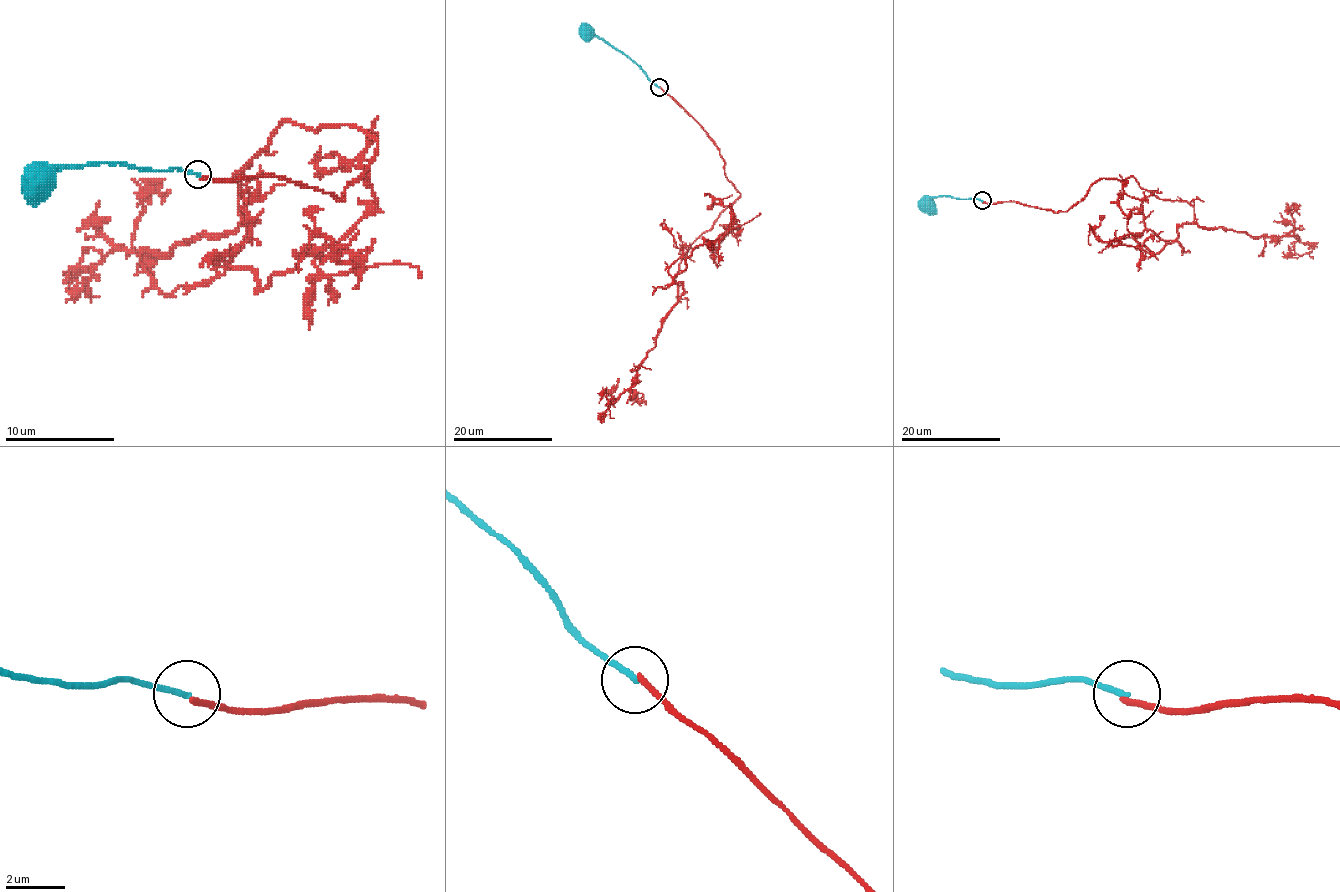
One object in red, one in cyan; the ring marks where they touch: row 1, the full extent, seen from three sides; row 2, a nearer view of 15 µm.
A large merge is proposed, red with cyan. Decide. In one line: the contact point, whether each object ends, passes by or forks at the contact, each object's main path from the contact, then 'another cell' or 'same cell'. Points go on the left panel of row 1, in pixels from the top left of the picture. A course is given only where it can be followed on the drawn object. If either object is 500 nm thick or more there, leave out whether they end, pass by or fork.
at (198, 174); red ends there; cyan ends there; red runs (200, 176), (339, 201), (377, 143), (284, 121), (232, 173), (260, 291), (377, 203), (333, 157); cyan runs (197, 173), (178, 168), (145, 171), (112, 162), (39, 171), (28, 182), (33, 184); another cell

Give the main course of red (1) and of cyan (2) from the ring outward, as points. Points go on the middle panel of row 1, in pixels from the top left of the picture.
1: (660, 87), (719, 151), (740, 194), (689, 246), (677, 299), (687, 258), (735, 223), (710, 255), (720, 265)
2: (658, 87), (620, 51), (596, 36), (581, 35), (584, 32)

